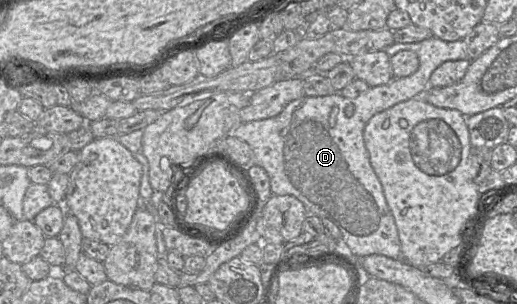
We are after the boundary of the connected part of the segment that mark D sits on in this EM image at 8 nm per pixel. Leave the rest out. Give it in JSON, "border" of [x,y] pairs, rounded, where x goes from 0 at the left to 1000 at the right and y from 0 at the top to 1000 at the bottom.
{"border":[[[834,122],[805,141],[760,141],[745,161],[756,188],[772,168],[793,164],[810,191],[810,224],[797,247],[760,257],[754,270],[714,286],[692,319],[675,326],[656,303],[632,316],[586,316],[557,339],[536,382],[462,405],[445,444],[476,467],[487,497],[487,536],[507,549],[518,572],[526,641],[565,641],[578,655],[598,704],[634,717],[660,760],[660,809],[685,849],[733,836],[758,852],[776,849],[776,809],[762,714],[745,655],[739,605],[714,523],[702,441],[710,401],[725,375],[818,309],[830,286],[836,237],[863,201],[905,194],[897,135],[859,135]]]}

